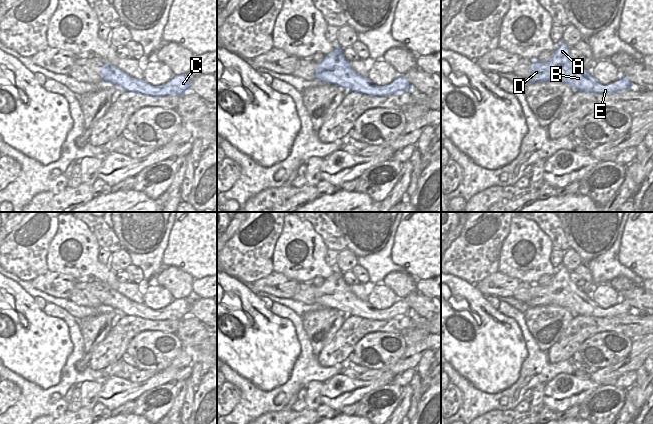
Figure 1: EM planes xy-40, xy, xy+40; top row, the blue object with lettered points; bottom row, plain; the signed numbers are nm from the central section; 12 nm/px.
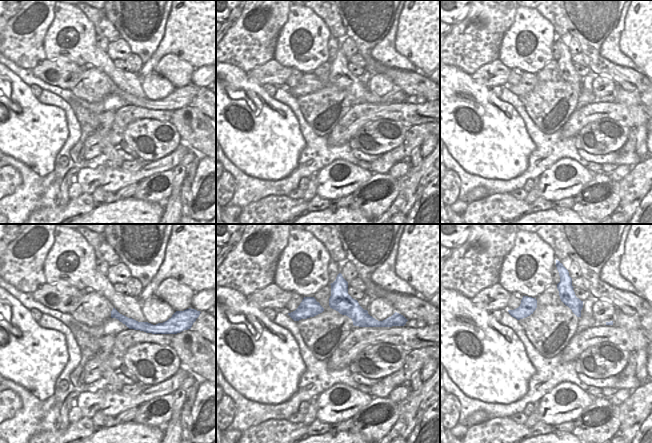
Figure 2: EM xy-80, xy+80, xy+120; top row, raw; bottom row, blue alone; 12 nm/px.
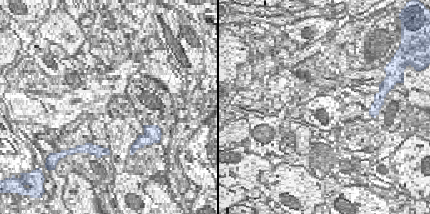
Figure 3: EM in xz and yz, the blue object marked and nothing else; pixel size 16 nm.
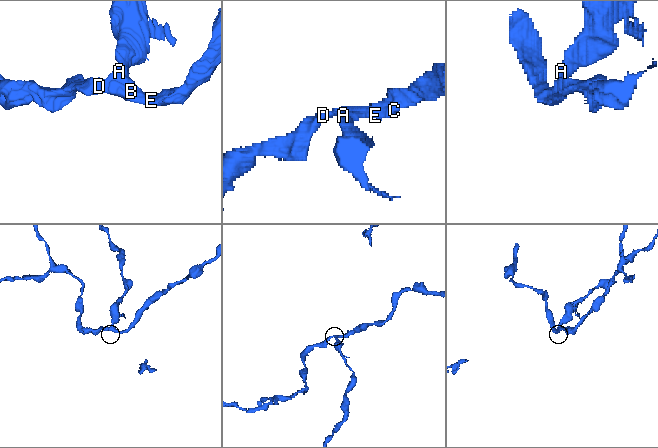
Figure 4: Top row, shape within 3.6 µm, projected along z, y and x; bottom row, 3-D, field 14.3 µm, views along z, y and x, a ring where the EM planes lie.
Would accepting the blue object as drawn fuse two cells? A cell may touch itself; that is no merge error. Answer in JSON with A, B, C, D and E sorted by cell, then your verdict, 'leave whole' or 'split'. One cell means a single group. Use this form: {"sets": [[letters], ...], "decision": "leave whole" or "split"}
{"sets": [["A", "B", "C", "D", "E"]], "decision": "leave whole"}

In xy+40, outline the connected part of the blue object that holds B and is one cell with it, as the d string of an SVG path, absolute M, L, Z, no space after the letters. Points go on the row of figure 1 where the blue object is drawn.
M561 41L547 62L539 62L537 59L532 61L530 75L525 79L529 83L561 82L571 86L576 91L597 94L611 94L635 87L624 75L620 75L616 81L608 85L602 85L570 56L569 50L570 47Z

